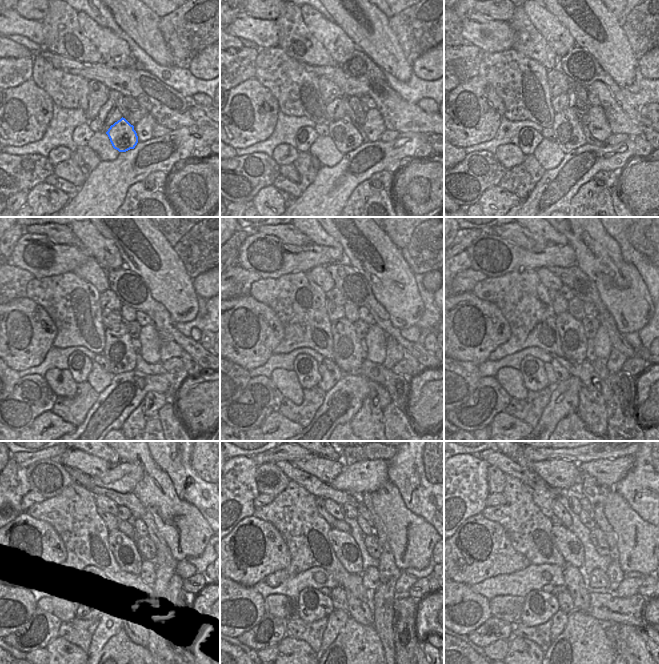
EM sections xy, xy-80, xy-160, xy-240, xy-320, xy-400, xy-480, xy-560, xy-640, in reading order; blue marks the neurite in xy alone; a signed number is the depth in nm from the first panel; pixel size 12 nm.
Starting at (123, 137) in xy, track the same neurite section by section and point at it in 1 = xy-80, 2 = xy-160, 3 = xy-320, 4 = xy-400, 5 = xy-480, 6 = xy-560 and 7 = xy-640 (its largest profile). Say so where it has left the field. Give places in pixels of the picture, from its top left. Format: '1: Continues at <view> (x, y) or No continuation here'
1: Continues at xy-80 (345, 135)
2: Continues at xy-160 (568, 132)
3: Continues at xy-320 (347, 349)
4: Continues at xy-400 (574, 342)
5: Continues at xy-480 (121, 541)
6: Continues at xy-560 (347, 551)
7: Continues at xy-640 (570, 548).

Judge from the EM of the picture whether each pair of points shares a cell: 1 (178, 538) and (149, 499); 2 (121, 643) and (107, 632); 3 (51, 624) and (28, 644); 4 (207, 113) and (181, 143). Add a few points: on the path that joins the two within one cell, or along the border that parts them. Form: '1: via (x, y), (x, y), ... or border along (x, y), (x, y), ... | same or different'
1: via (178, 528), (159, 509) | same
2: border along (126, 626), (110, 638), (102, 653) | different
3: via (45, 627), (34, 638) | same
4: border along (209, 125), (186, 125), (173, 130) | different

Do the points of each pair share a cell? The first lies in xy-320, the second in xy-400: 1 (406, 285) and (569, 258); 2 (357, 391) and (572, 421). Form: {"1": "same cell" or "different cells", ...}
{"1": "different cells", "2": "different cells"}

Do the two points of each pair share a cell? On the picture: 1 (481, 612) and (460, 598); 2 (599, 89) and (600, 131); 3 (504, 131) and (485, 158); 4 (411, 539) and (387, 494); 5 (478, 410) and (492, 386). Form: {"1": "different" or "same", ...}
{"1": "same", "2": "different", "3": "different", "4": "same", "5": "same"}

